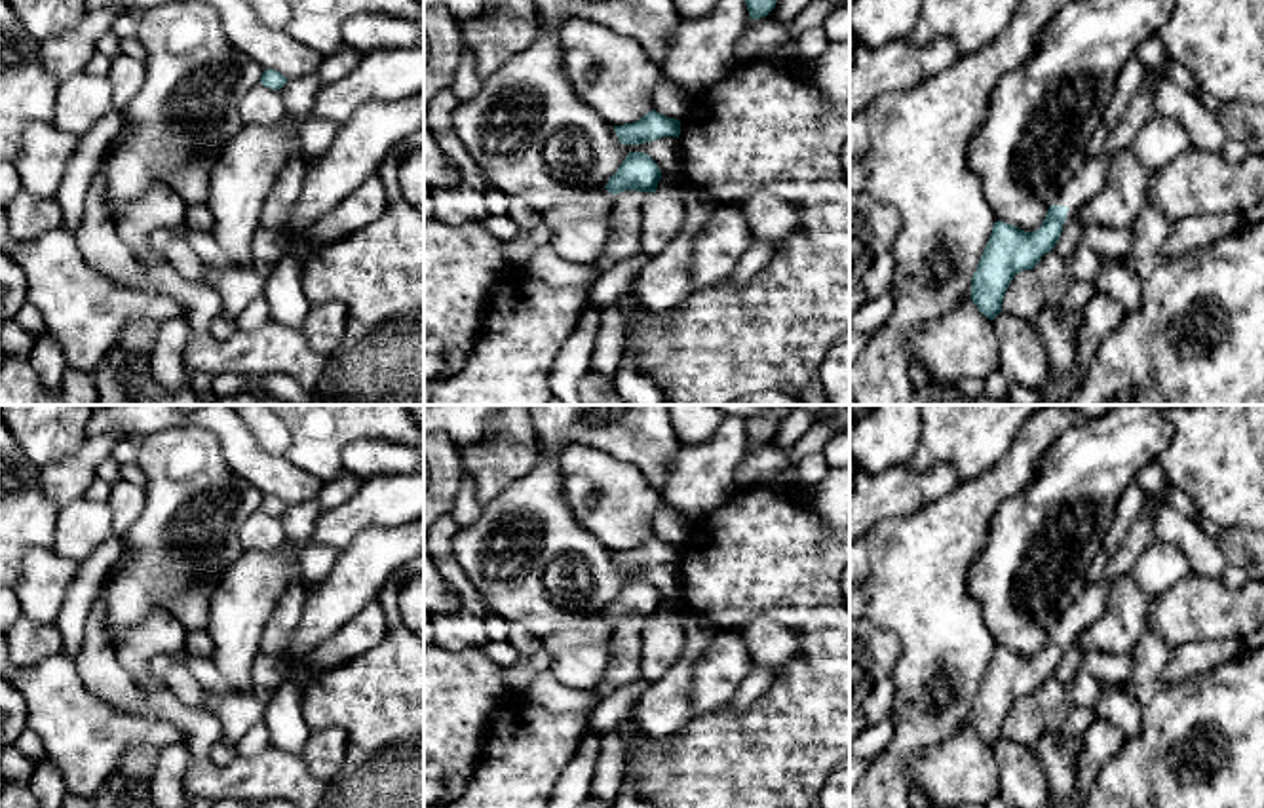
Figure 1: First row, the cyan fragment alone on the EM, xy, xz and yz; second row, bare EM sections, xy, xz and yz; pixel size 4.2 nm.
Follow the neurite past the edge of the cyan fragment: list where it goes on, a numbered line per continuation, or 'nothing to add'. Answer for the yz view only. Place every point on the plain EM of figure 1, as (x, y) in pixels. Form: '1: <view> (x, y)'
1: yz (1141, 535)

